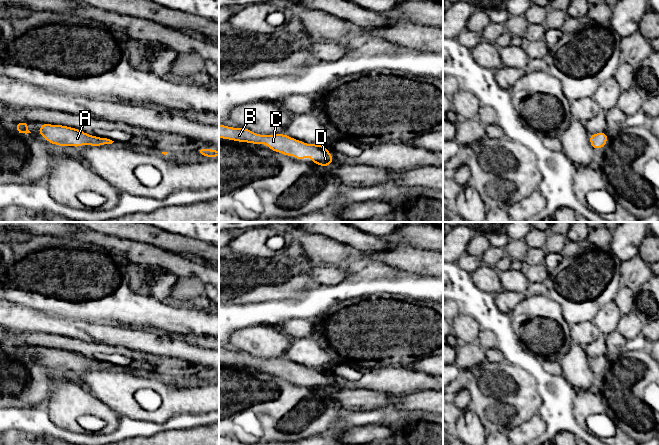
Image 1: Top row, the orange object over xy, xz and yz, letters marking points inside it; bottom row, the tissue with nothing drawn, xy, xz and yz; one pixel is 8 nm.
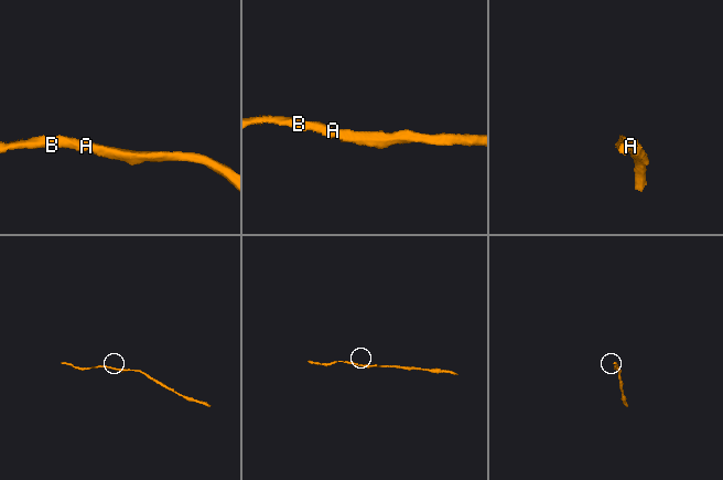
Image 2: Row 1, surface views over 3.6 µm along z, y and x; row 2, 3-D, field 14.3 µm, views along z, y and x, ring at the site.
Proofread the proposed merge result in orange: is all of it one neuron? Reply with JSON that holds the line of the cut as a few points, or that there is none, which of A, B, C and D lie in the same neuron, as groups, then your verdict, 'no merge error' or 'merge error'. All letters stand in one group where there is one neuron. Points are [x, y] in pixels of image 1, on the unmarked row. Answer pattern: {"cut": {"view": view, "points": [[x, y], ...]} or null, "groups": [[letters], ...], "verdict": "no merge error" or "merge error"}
{"cut": null, "groups": [["A", "B", "C", "D"]], "verdict": "no merge error"}

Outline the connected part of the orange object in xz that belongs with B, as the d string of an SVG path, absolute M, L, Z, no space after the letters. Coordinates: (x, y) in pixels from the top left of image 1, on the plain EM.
M219 348L219 361L221 363L248 366L251 368L266 368L273 376L283 379L293 379L296 384L304 384L309 378L311 386L320 391L332 389L333 381L325 369L312 368L293 363L286 358L259 359L246 352L233 352Z

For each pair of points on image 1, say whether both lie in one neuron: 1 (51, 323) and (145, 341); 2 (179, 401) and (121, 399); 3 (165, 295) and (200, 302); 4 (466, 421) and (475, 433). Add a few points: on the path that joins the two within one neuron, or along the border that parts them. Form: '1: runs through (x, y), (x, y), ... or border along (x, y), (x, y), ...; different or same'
1: runs through (74, 326), (89, 332), (122, 336); same
2: runs through (165, 411), (160, 415), (144, 415), (135, 411); same
3: runs through (174, 302), (191, 303); same
4: runs through (468, 424), (472, 430); same

